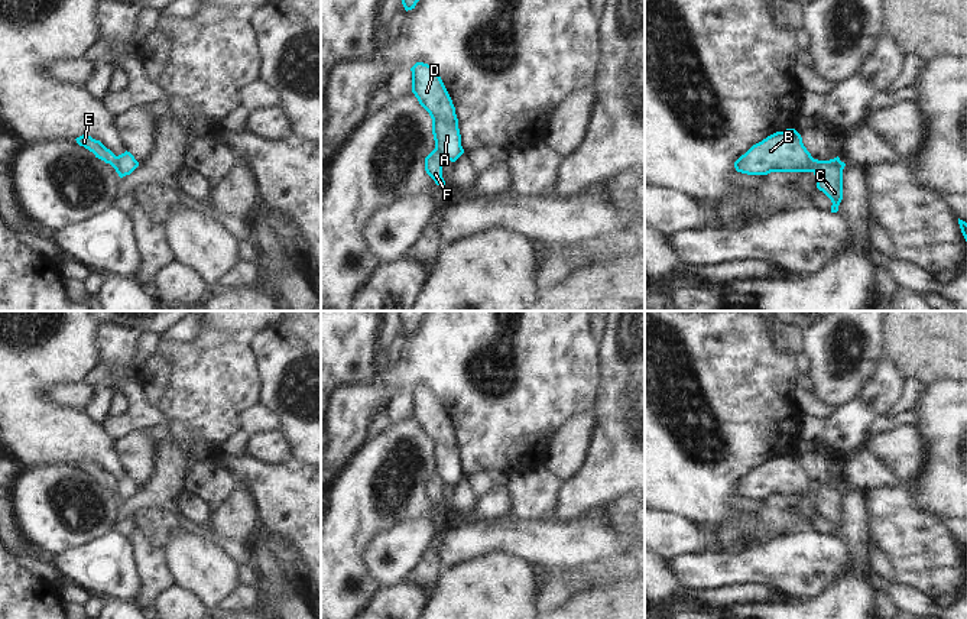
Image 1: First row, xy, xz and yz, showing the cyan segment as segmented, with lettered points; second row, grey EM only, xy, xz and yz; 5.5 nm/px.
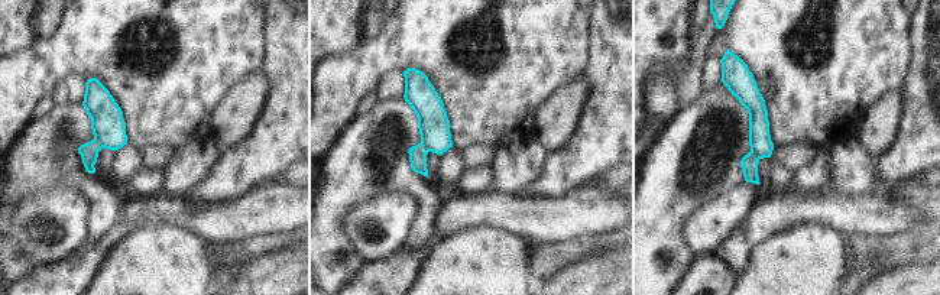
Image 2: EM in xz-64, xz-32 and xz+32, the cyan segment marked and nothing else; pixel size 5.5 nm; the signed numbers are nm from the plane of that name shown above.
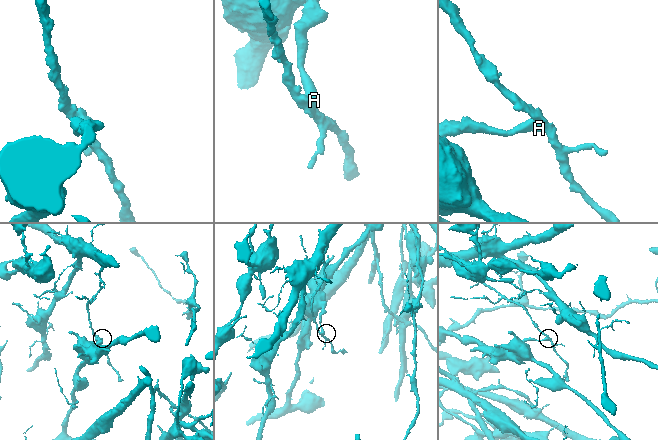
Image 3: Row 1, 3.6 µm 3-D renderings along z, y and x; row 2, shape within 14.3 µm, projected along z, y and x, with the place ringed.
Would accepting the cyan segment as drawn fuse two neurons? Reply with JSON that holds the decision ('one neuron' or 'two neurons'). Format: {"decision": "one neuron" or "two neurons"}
{"decision": "two neurons"}

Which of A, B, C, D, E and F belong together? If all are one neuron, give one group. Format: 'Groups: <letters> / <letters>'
Groups: A B D / C E F

